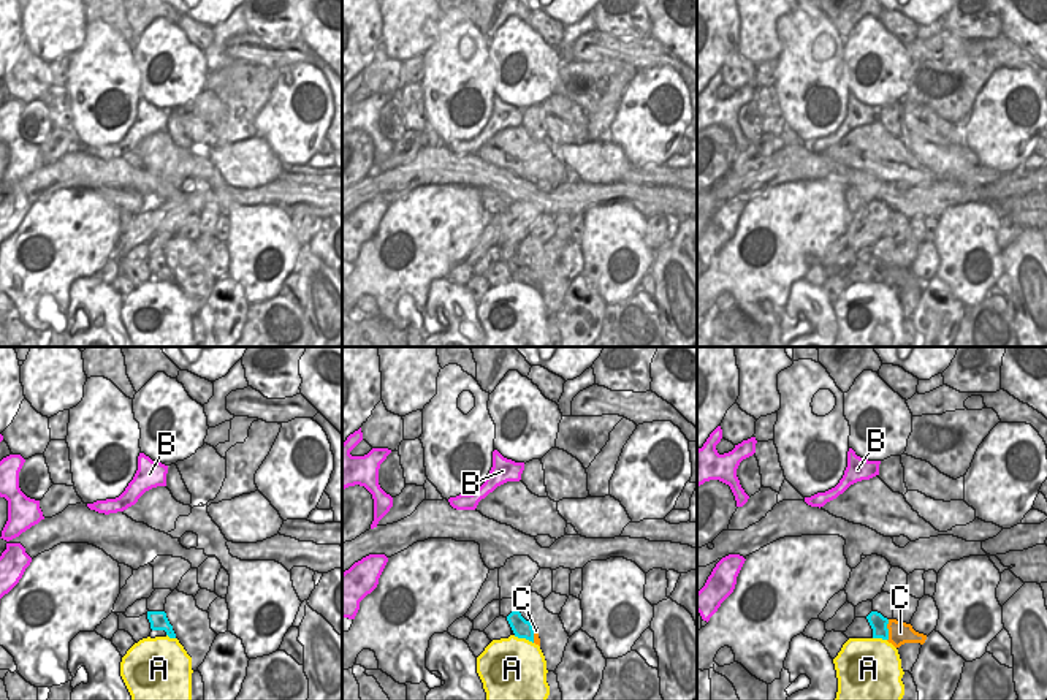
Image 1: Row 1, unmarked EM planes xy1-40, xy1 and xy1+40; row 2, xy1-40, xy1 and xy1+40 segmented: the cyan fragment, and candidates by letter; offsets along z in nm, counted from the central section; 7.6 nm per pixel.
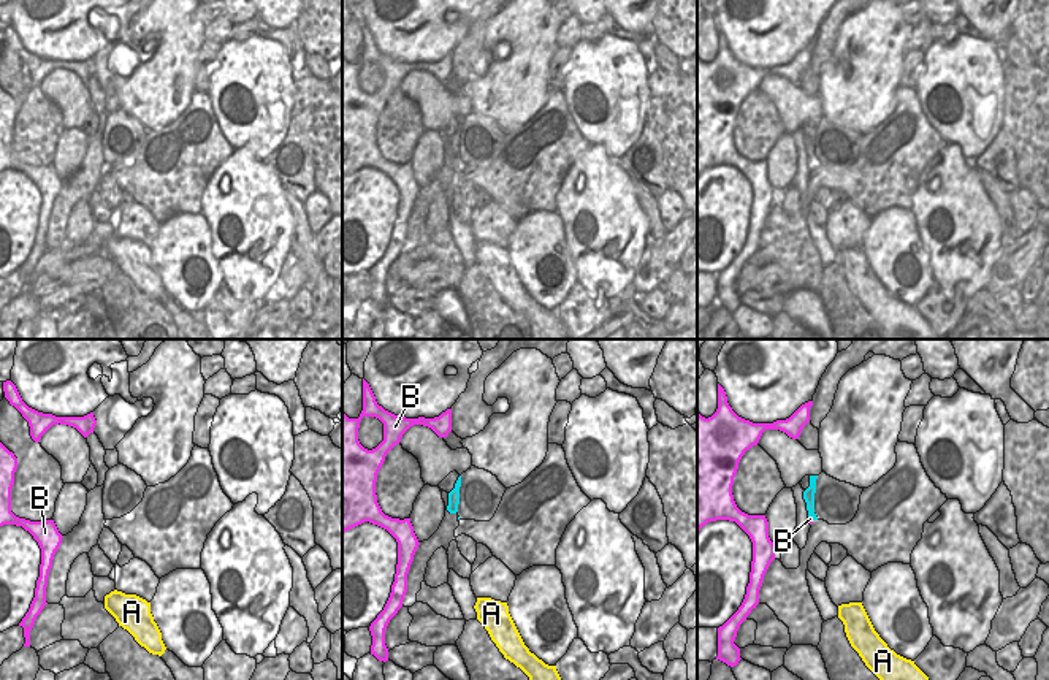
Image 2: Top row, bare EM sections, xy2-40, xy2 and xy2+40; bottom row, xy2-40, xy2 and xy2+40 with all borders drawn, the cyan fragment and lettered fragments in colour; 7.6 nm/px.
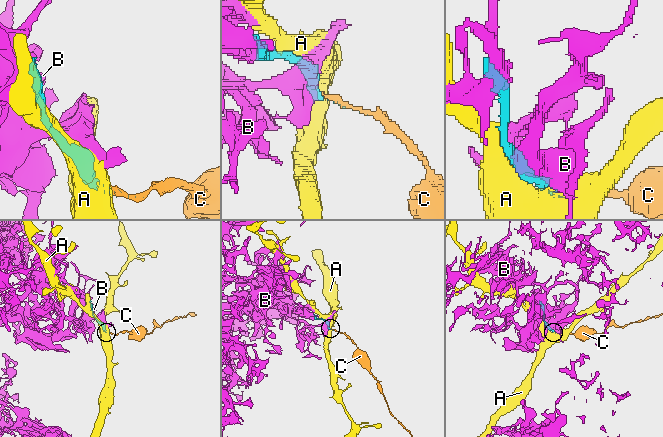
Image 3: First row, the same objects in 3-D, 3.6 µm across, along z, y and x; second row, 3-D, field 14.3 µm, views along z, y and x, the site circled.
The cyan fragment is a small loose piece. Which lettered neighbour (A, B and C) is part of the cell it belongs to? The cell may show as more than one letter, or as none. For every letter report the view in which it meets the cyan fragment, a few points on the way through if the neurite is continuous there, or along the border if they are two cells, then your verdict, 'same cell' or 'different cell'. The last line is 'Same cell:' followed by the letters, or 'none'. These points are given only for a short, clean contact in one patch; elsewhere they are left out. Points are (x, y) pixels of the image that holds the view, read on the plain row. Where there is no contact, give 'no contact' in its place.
A: meets cyan in xy1; different cell
B: meets cyan in xy2+40; different cell
C: meets cyan in xy1+40; different cell
Same cell: none

